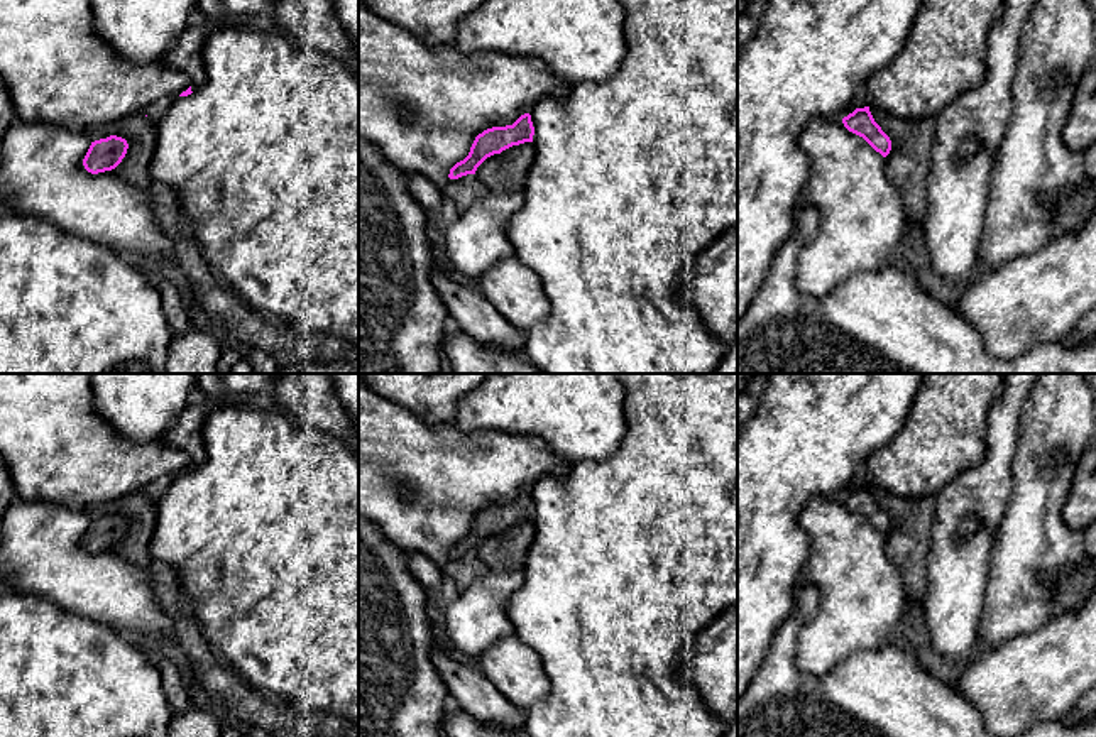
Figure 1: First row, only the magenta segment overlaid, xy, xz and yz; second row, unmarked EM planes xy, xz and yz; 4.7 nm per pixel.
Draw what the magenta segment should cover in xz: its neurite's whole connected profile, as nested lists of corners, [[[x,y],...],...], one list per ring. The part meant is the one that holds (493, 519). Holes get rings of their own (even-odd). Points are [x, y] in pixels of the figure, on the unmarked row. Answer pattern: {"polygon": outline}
{"polygon": [[[529,492],[521,494],[512,504],[487,507],[475,516],[469,534],[450,548],[448,556],[458,558],[475,553],[487,536],[501,532],[512,524],[533,521],[533,514],[534,505]]]}

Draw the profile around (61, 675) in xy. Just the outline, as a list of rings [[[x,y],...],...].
[[[30,592],[0,593],[0,737],[167,737],[174,712],[151,654]]]

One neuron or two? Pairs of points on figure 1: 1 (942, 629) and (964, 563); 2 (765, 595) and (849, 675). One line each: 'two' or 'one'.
1: one
2: two

